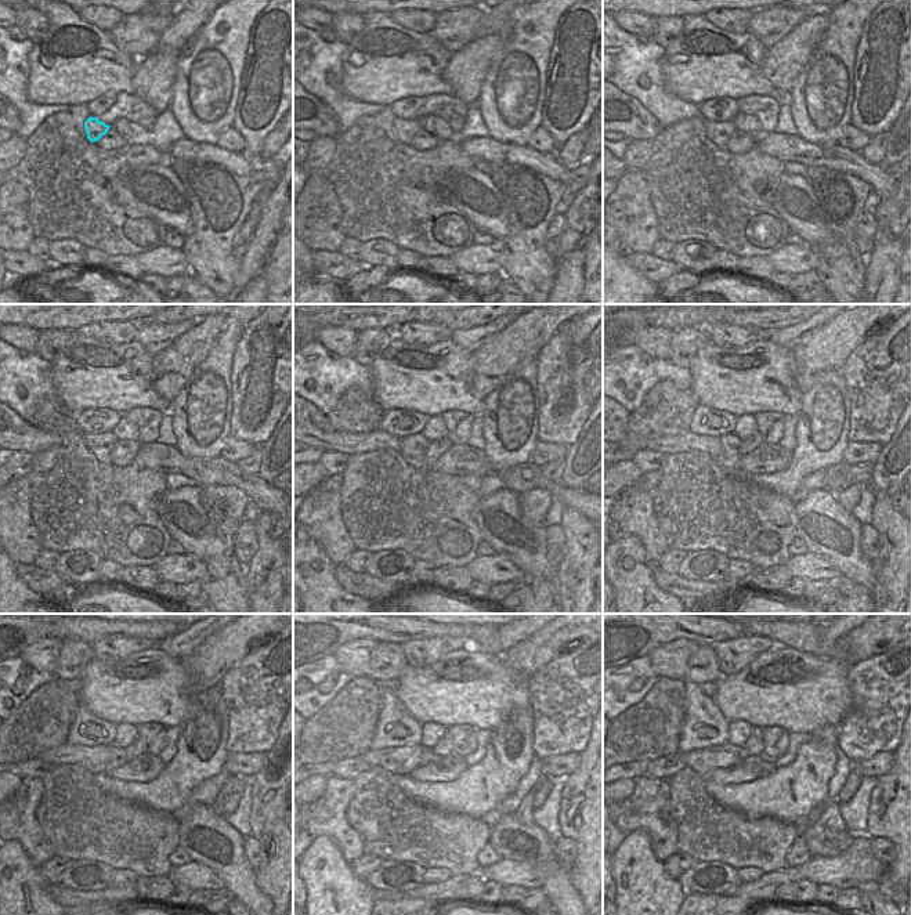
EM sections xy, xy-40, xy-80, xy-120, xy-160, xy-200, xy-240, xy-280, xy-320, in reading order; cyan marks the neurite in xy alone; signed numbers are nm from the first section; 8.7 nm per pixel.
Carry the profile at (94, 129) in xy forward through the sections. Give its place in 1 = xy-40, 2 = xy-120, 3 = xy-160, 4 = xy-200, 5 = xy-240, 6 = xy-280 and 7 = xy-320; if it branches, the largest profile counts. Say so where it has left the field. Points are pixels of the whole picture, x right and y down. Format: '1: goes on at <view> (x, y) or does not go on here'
1: goes on at xy-40 (405, 130)
2: goes on at xy-120 (101, 445)
3: goes on at xy-160 (414, 448)
4: goes on at xy-200 (731, 445)
5: goes on at xy-240 (118, 756)
6: goes on at xy-280 (427, 756)
7: goes on at xy-320 (762, 766)

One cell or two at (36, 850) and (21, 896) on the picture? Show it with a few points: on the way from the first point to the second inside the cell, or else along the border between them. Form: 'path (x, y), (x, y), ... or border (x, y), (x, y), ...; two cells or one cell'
border (14, 839), (38, 870); two cells

